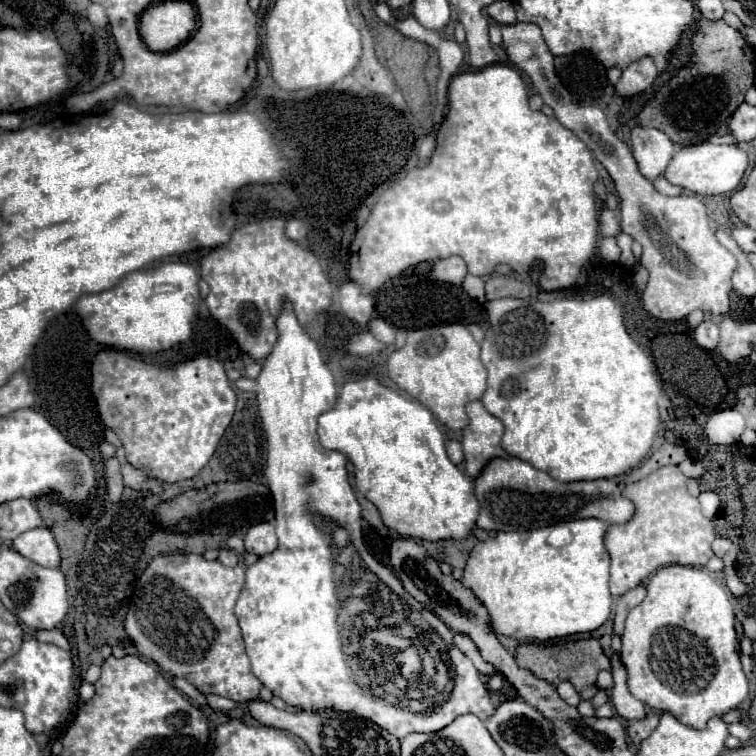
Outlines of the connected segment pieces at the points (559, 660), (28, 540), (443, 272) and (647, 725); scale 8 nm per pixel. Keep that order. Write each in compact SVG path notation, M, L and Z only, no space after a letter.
M585 639L585 641L575 641L575 643L567 643L563 647L551 647L551 643L523 643L517 647L515 659L521 667L531 669L537 677L557 685L563 679L569 679L575 689L581 693L585 687L595 685L597 681L597 673L601 669L611 669L609 659L605 657L601 645L597 639Z
M37 527L21 533L11 541L11 549L41 567L59 567L61 563L57 543L47 527Z
M447 257L433 265L433 279L451 285L461 285L467 273L467 265L461 257Z
M647 715L645 719L629 721L629 723L627 723L627 733L629 733L631 741L637 745L637 743L641 743L643 739L647 739L647 737L655 731L657 721L659 721L659 715Z

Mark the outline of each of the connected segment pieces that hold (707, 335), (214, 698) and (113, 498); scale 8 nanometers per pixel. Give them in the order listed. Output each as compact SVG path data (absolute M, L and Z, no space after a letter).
M711 319L703 321L697 329L695 329L695 343L703 349L715 349L719 343L719 325Z
M209 695L209 697L207 697L207 701L209 701L209 705L211 705L213 709L221 709L221 711L229 711L229 709L237 707L237 703L235 703L233 699L219 697L219 695Z
M105 459L105 481L107 481L107 497L111 503L119 503L121 495L123 495L123 477L121 477L121 469L119 469L119 461L113 459Z

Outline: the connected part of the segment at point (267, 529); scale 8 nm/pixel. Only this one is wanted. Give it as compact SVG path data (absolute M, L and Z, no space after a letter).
M257 523L245 535L245 551L257 557L273 553L277 549L277 535L273 523Z

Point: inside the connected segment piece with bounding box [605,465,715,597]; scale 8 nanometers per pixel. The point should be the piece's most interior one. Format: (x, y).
(668, 528)

